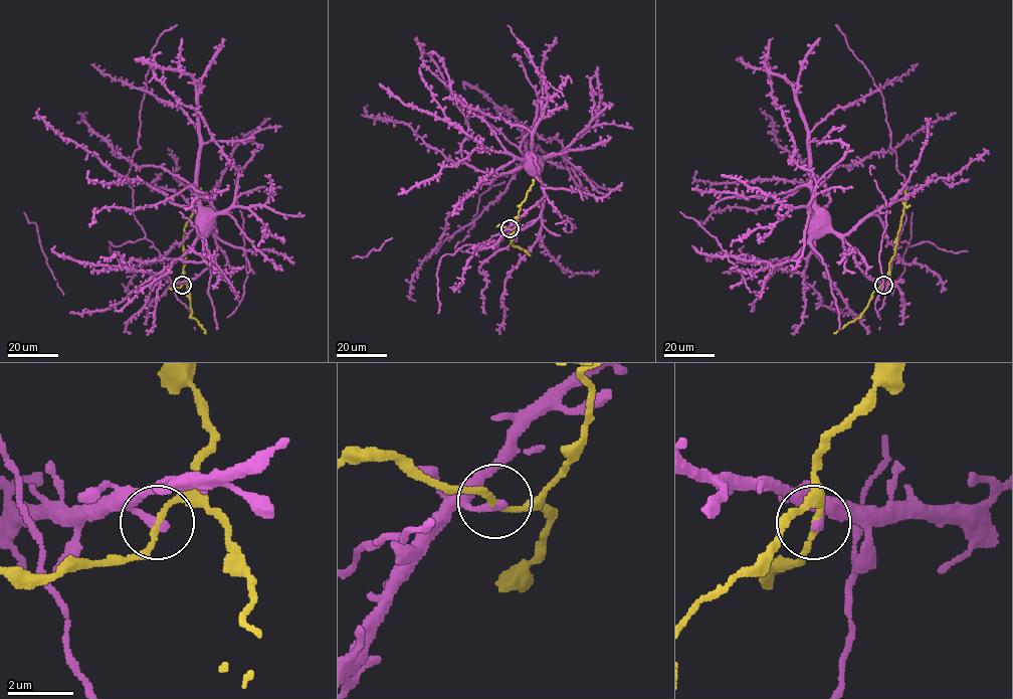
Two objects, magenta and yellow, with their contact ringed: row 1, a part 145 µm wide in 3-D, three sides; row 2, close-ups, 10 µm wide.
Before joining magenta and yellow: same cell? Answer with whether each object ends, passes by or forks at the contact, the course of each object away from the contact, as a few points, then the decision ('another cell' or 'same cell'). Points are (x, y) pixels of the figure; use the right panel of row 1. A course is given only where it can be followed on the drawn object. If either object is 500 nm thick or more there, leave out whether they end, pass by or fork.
magenta ends | yellow passes by | magenta via (882, 285), (869, 279), (858, 268), (850, 246), (816, 218) | yellow via (882, 285), (894, 254), (904, 188) | another cell

